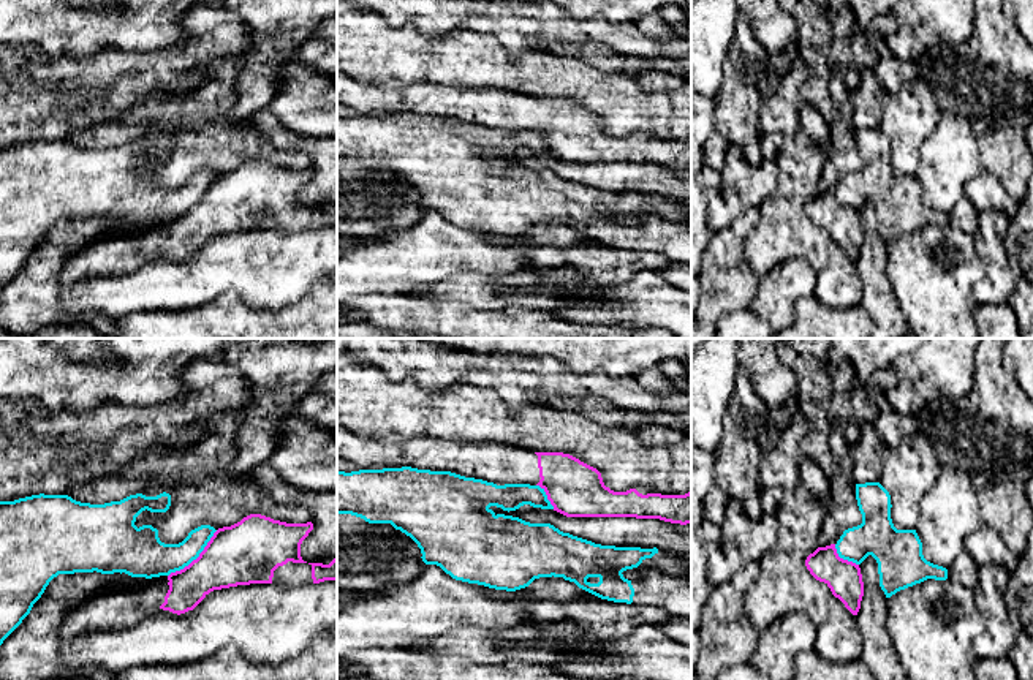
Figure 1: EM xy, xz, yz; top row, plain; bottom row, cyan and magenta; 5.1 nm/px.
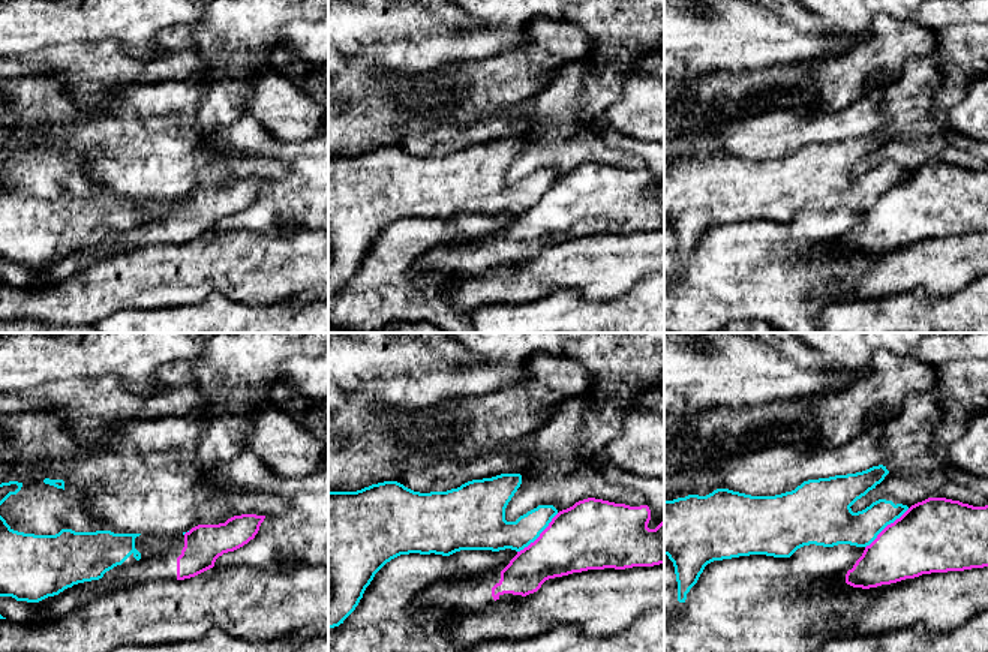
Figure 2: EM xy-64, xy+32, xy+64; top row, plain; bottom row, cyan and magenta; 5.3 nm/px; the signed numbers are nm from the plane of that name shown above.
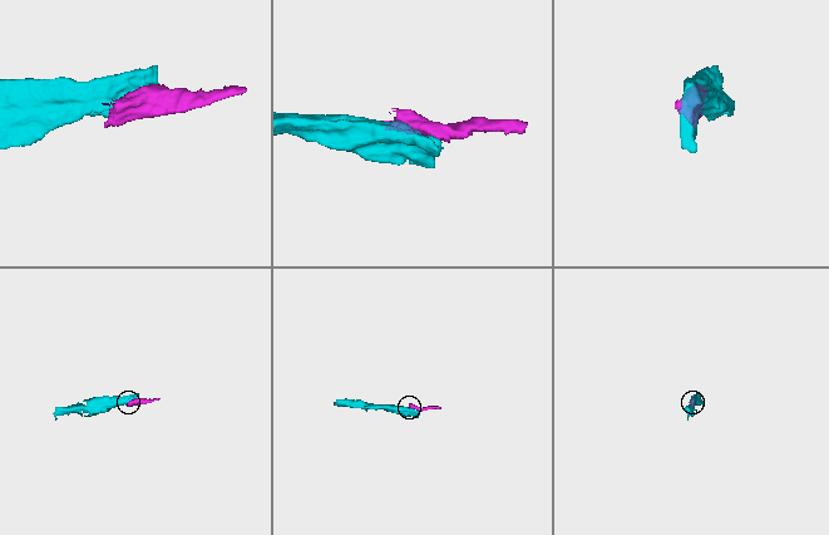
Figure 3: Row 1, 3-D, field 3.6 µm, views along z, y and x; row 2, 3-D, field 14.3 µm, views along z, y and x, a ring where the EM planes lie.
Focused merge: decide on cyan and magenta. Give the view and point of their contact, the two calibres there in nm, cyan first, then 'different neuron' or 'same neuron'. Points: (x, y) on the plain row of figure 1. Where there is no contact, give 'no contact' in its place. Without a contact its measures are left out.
xy (195, 204) | 220/320 nm | different neuron

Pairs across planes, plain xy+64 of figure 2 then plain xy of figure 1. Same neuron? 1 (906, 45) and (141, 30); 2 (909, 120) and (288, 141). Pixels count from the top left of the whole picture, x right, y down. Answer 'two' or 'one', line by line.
1: two
2: two

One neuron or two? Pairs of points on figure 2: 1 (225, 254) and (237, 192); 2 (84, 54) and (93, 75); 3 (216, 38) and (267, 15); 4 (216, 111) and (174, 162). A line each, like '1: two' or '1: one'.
1: two
2: one
3: one
4: two

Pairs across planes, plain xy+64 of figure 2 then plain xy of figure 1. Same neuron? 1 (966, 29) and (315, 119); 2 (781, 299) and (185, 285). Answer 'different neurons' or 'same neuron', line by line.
1: different neurons
2: different neurons

